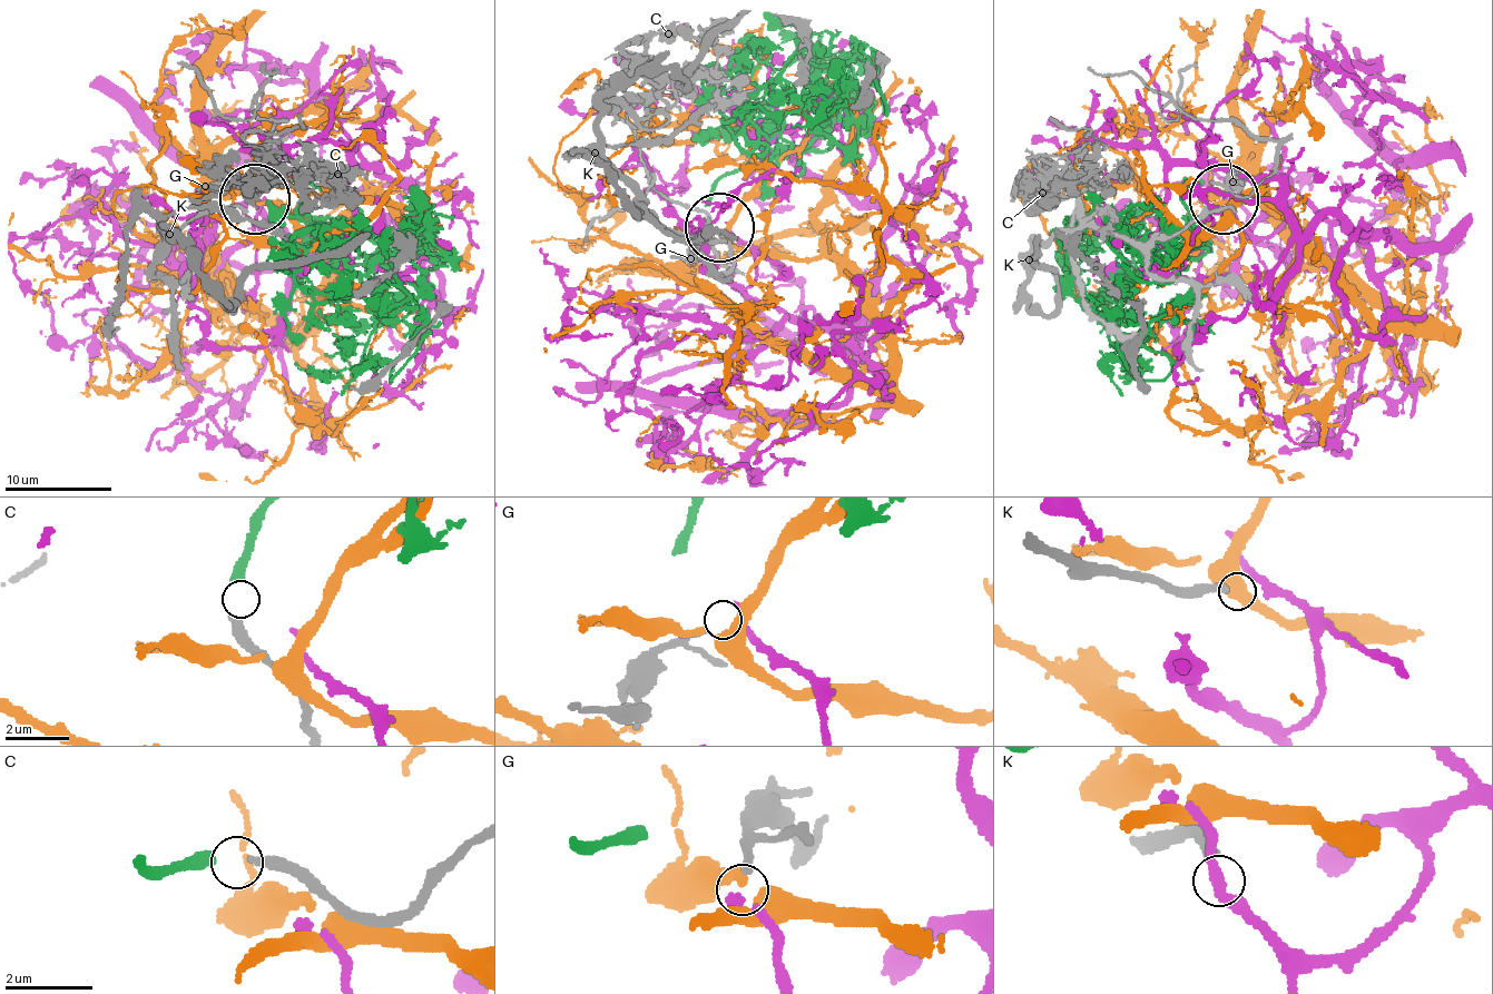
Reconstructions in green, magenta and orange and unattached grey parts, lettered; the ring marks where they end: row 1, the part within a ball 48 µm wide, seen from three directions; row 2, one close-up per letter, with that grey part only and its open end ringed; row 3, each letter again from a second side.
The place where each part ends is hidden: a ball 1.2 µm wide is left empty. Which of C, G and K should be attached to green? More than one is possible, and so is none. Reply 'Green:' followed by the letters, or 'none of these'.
Green: C

